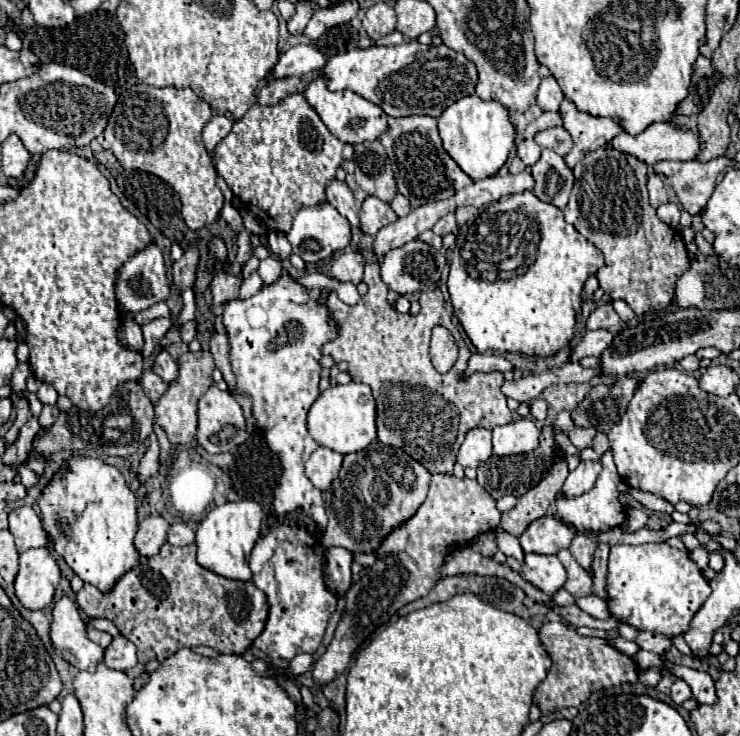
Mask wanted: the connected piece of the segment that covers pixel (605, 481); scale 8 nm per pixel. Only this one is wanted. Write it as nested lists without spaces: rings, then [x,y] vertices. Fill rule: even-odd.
[[[605,451],[601,457],[601,463],[603,470],[599,475],[599,479],[597,479],[597,483],[595,483],[595,489],[593,491],[581,495],[581,497],[561,497],[561,495],[557,497],[557,517],[563,523],[573,525],[577,531],[583,531],[583,529],[605,531],[605,529],[613,529],[613,527],[623,525],[623,521],[627,519],[625,509],[619,503],[617,485],[621,483],[621,477],[617,473],[611,451]]]

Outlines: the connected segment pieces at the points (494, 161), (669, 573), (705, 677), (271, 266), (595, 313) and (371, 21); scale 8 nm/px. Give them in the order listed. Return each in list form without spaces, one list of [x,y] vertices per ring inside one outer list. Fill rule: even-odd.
[[[471,95],[455,101],[441,113],[439,135],[445,151],[457,161],[457,165],[473,181],[479,181],[495,175],[503,167],[515,141],[515,127],[511,125],[509,113],[501,103],[481,101],[477,95]]]
[[[645,543],[611,547],[607,591],[611,613],[619,623],[675,637],[689,631],[689,623],[709,597],[711,587],[685,551],[667,543]]]
[[[661,655],[661,661],[673,671],[673,675],[677,679],[683,679],[685,683],[689,683],[689,687],[693,689],[693,697],[699,703],[715,703],[717,695],[715,695],[715,681],[707,671],[699,671],[699,669],[691,669],[691,667],[683,667],[683,665],[675,665],[673,661],[667,659],[667,655]]]
[[[269,257],[269,259],[259,263],[257,273],[263,279],[263,283],[271,283],[271,281],[275,281],[279,277],[279,269],[281,269],[281,261],[275,259],[275,257]]]
[[[603,303],[591,311],[587,317],[587,329],[607,329],[611,333],[619,333],[623,329],[623,321],[611,307],[611,303]]]
[[[375,1],[365,17],[363,17],[363,27],[367,31],[367,35],[377,41],[379,37],[395,31],[395,11],[393,11],[393,5],[391,3],[385,3],[385,1]]]

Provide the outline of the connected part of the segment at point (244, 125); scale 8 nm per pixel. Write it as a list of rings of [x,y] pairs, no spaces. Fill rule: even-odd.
[[[295,93],[293,97],[287,97],[281,101],[281,105],[273,107],[261,107],[255,103],[247,115],[239,121],[235,121],[229,137],[225,137],[215,147],[215,161],[219,175],[227,181],[229,189],[235,197],[241,199],[241,203],[269,229],[289,233],[293,225],[293,217],[303,207],[323,205],[327,201],[325,187],[335,179],[337,167],[343,161],[341,155],[343,143],[329,133],[325,123],[305,105],[305,97],[301,93]]]

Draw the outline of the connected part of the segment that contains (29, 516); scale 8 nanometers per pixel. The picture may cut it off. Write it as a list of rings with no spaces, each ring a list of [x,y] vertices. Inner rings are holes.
[[[33,507],[13,509],[9,515],[9,531],[15,537],[19,551],[27,551],[31,547],[53,547]]]

